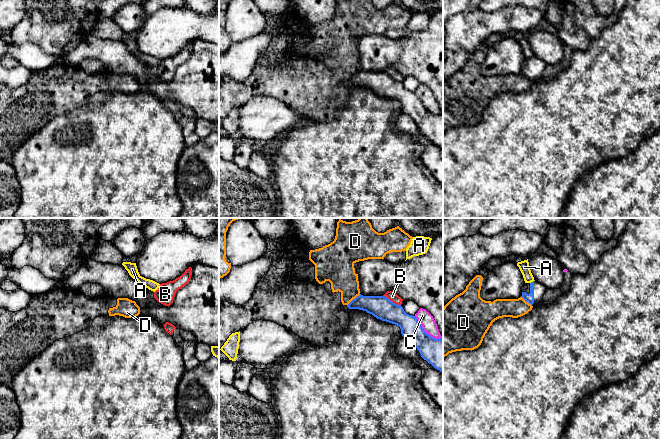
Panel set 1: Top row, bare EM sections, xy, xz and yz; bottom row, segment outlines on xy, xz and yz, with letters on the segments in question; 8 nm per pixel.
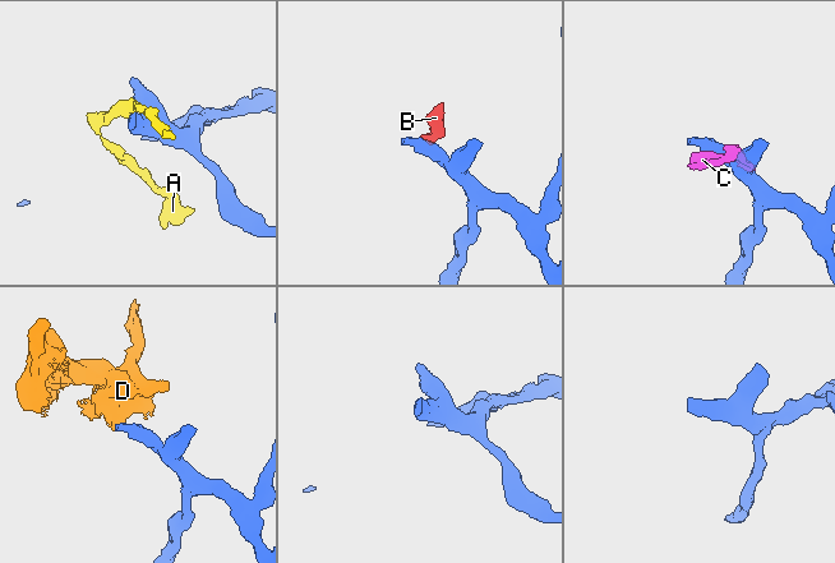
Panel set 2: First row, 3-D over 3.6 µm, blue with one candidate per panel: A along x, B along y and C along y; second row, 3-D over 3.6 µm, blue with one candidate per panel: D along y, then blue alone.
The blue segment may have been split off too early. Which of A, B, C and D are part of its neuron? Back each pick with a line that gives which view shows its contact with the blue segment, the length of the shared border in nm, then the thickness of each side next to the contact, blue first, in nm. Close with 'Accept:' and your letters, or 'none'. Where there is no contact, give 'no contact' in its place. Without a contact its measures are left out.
Accept: none

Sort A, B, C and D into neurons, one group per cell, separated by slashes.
A / B C D

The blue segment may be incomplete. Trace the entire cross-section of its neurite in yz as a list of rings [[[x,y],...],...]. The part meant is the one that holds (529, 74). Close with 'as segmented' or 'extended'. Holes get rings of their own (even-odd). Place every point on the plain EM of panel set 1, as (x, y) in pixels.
[[[533,57],[524,60],[521,73],[532,82],[535,82],[542,76],[545,67],[546,63],[544,61],[538,57]]]; extended

